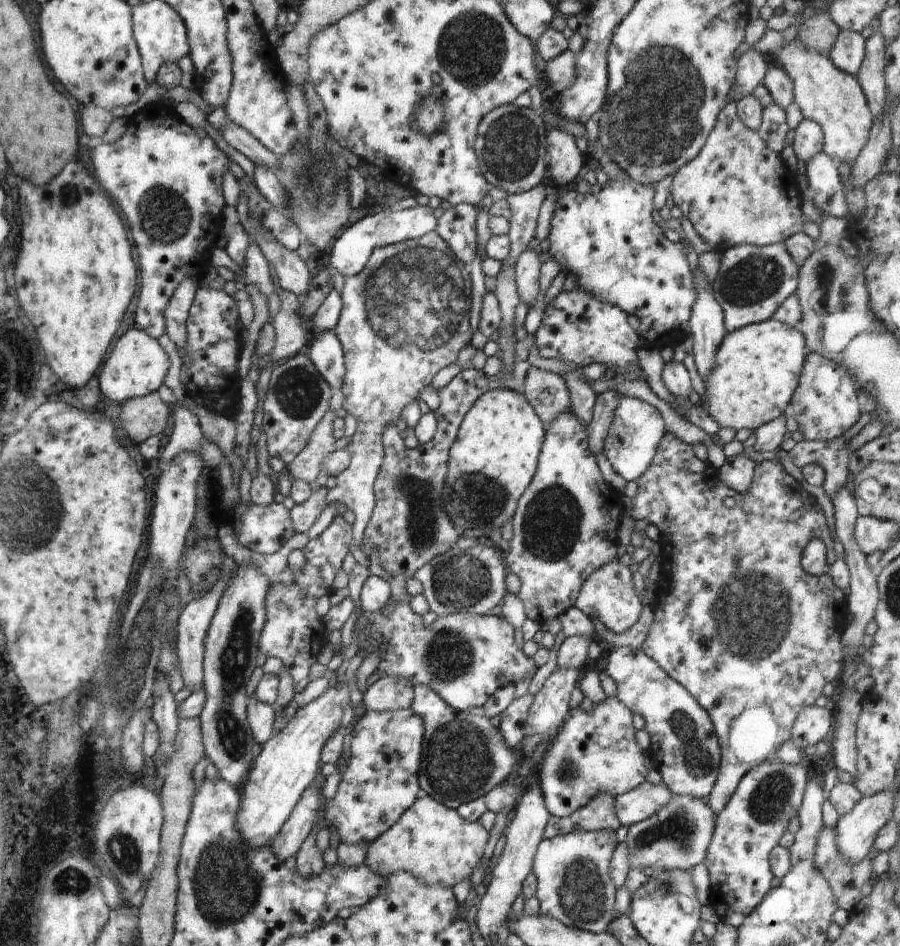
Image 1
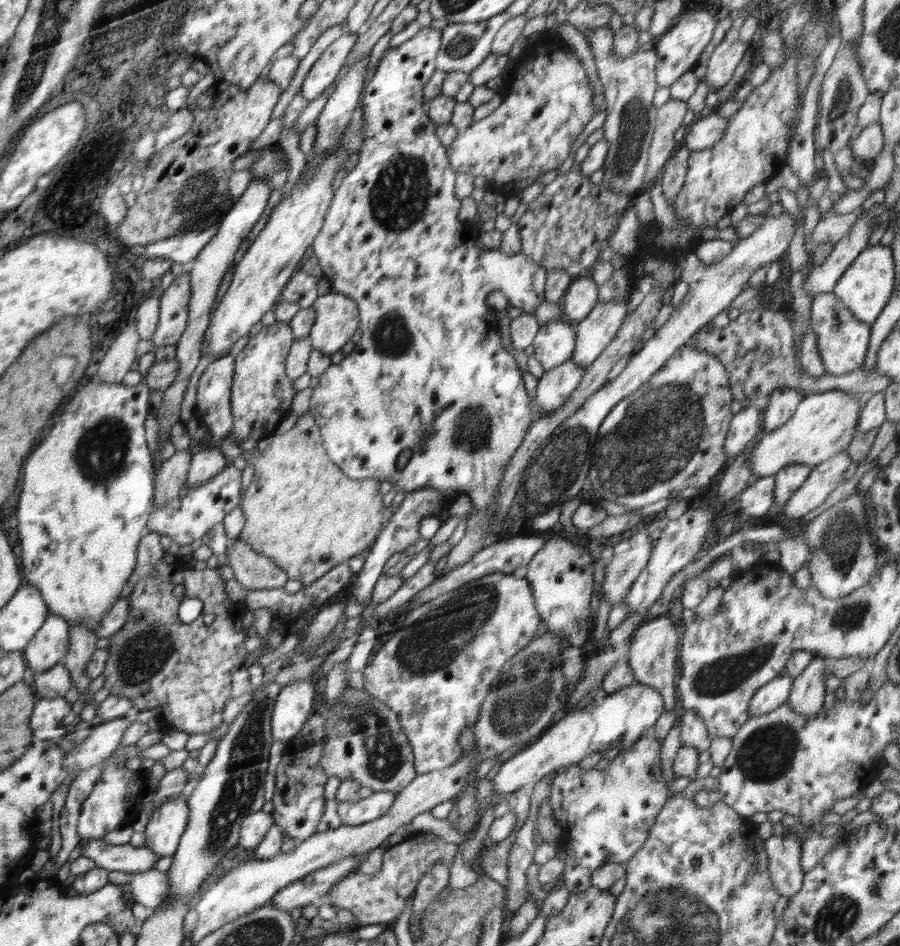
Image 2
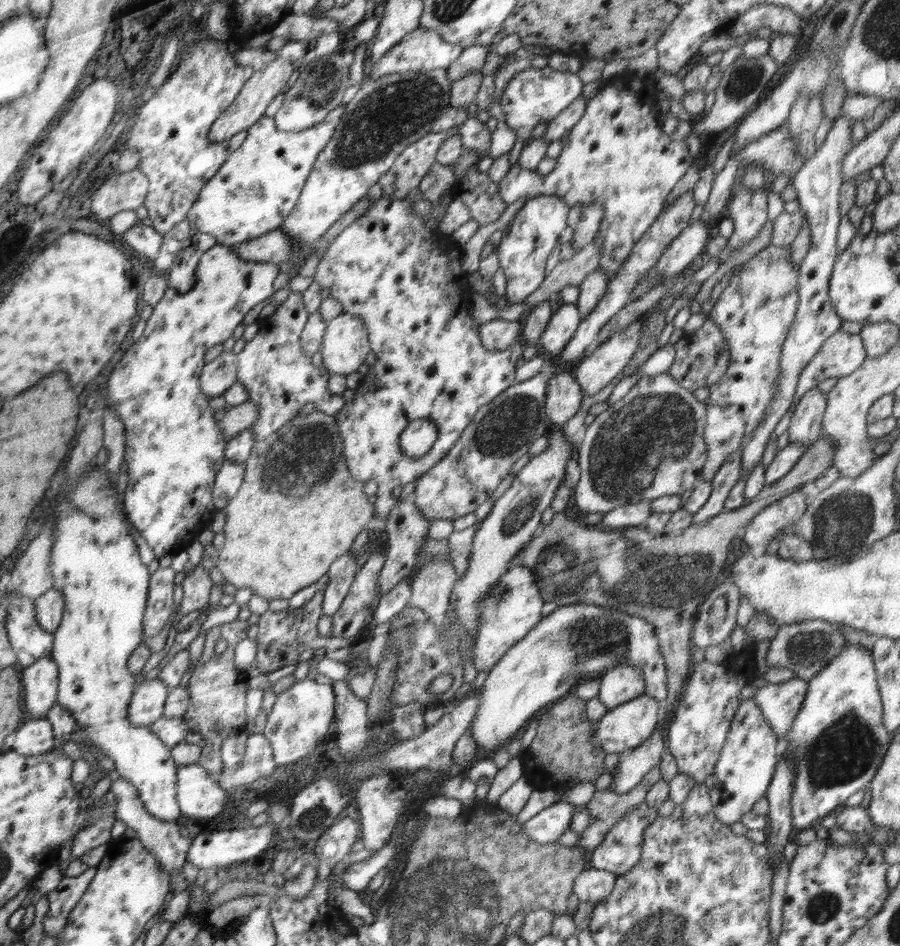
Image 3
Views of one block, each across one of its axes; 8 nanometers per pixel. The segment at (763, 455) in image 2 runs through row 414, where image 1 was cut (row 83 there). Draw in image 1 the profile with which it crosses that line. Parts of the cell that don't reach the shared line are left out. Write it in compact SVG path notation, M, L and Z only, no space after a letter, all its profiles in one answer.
M797 38L773 50L770 58L774 64L782 67L792 80L794 102L800 108L803 118L817 122L821 126L824 139L823 151L836 162L853 164L866 144L873 124L866 95L856 77L836 68L834 63L822 53L807 49Z

